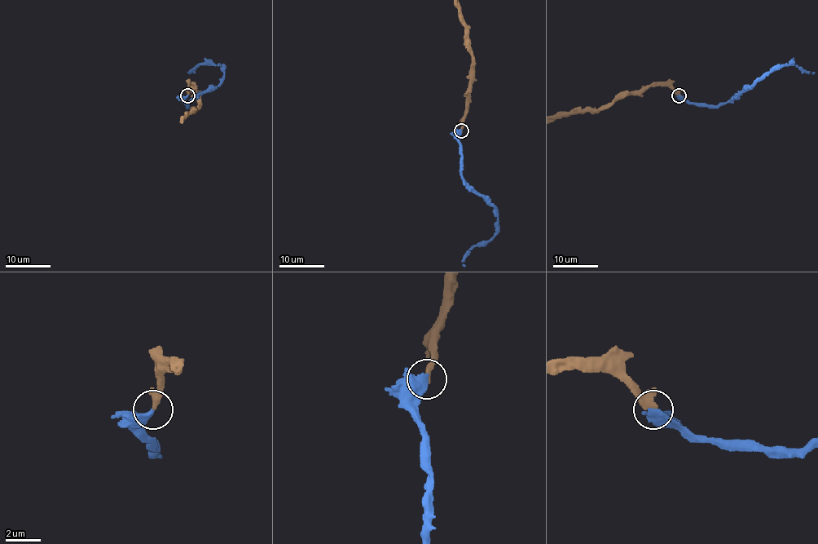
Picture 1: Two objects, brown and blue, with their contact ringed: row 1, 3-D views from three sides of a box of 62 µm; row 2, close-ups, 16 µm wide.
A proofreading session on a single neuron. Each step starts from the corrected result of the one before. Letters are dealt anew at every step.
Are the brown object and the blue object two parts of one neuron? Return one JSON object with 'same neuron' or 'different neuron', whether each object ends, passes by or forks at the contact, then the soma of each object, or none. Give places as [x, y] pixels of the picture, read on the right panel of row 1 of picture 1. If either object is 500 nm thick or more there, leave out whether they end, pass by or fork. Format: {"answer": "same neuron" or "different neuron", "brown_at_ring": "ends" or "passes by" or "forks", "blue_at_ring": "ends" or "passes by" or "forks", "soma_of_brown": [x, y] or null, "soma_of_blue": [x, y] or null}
{"answer": "same neuron", "brown_at_ring": "ends", "blue_at_ring": "ends", "soma_of_brown": null, "soma_of_blue": null}

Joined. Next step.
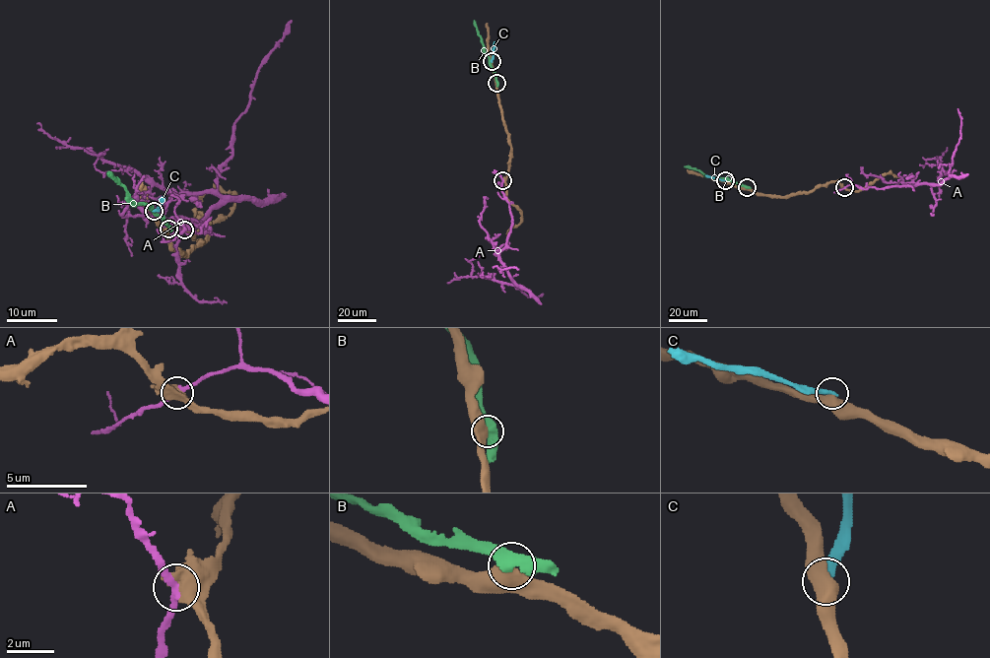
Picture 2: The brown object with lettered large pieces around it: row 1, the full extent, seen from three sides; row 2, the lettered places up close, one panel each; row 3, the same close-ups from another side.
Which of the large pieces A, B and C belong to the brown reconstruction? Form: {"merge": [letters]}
{"merge": []}

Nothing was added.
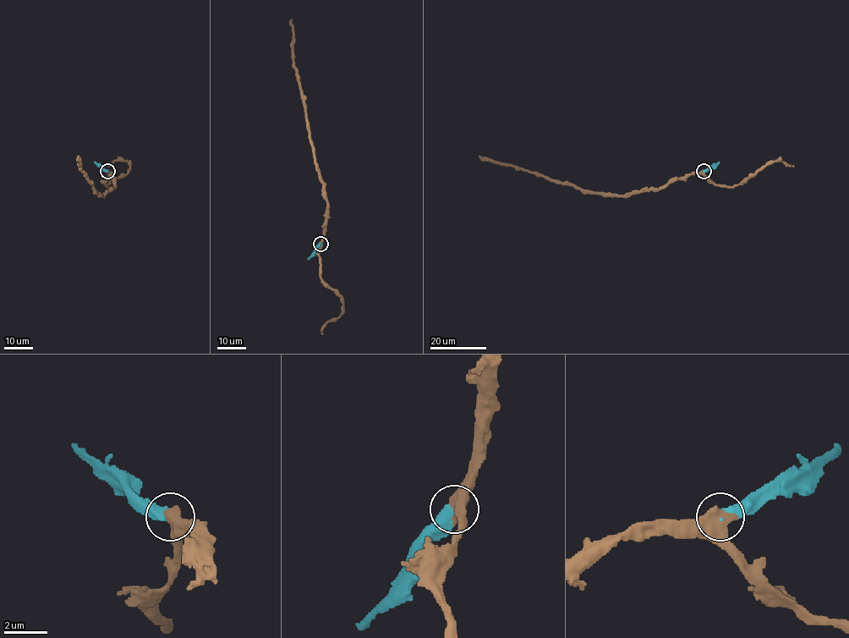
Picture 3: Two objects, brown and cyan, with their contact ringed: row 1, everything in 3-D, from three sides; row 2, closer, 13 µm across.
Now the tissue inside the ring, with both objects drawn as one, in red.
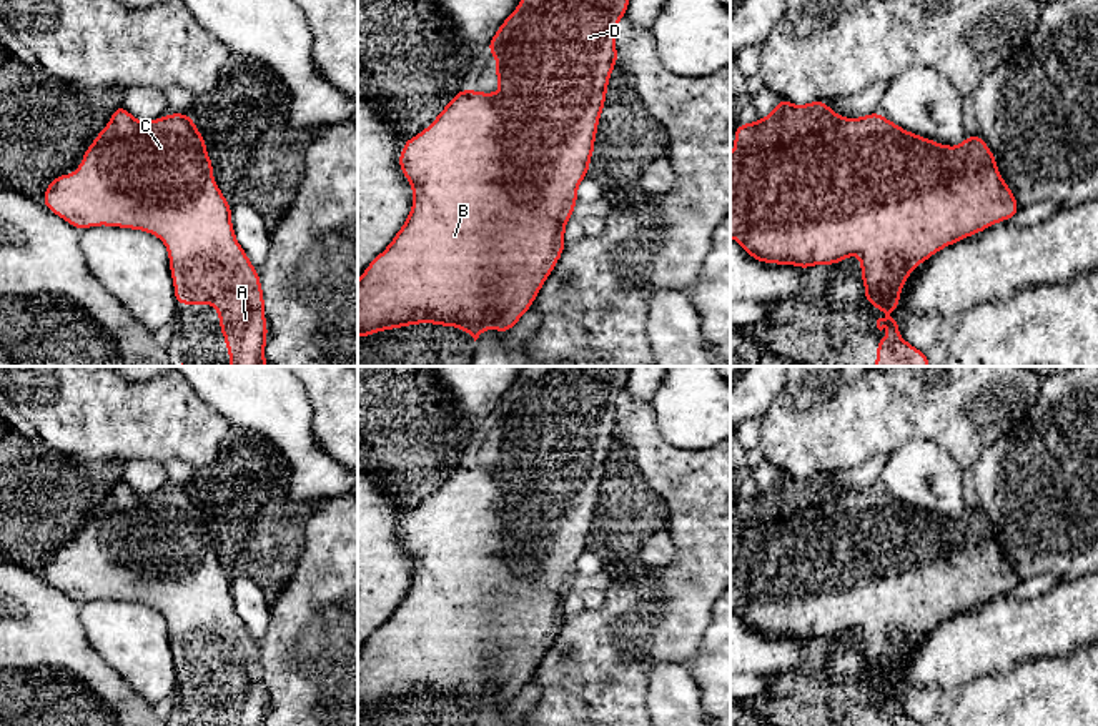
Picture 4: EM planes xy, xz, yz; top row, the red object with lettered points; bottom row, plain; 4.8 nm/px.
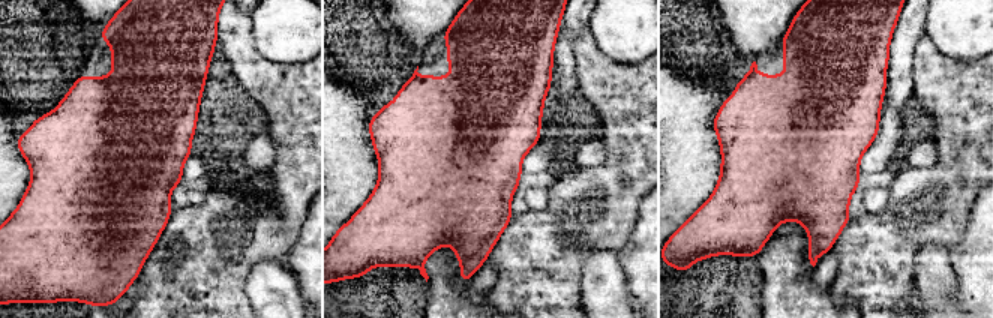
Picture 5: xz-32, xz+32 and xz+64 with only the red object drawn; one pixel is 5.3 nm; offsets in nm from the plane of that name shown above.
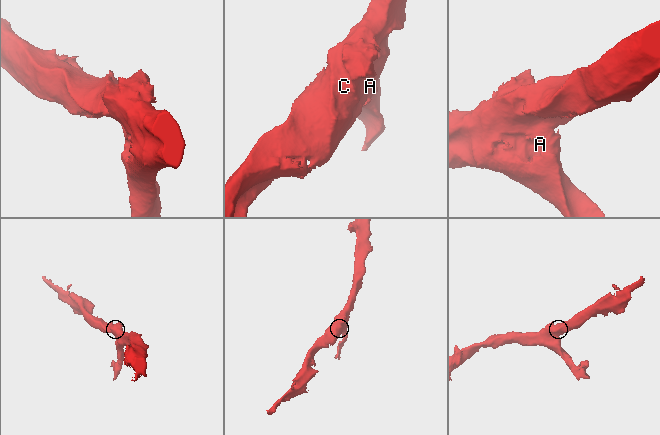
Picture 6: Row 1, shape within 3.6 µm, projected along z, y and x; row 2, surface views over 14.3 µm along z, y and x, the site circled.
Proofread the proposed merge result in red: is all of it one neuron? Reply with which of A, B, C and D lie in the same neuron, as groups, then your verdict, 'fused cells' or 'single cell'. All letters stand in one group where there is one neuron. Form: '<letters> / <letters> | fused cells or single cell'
A B C D | single cell

